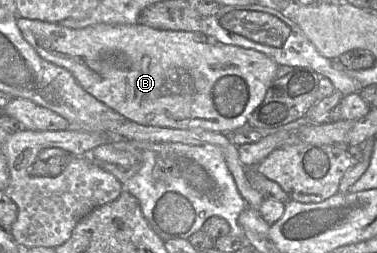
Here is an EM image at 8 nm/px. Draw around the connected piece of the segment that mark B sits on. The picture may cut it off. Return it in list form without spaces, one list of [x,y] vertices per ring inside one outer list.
[[[19,17],[16,24],[25,40],[43,59],[65,68],[89,94],[142,125],[230,134],[247,124],[248,117],[261,104],[268,87],[277,78],[278,64],[266,55],[222,43],[202,32],[158,30],[140,23],[99,23],[75,29],[24,17]]]

